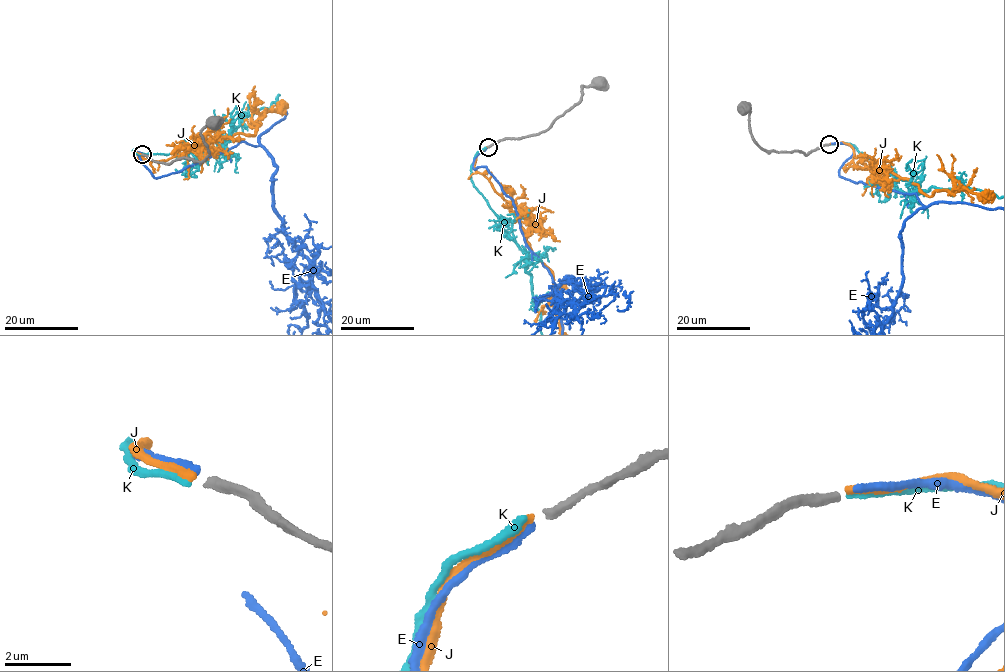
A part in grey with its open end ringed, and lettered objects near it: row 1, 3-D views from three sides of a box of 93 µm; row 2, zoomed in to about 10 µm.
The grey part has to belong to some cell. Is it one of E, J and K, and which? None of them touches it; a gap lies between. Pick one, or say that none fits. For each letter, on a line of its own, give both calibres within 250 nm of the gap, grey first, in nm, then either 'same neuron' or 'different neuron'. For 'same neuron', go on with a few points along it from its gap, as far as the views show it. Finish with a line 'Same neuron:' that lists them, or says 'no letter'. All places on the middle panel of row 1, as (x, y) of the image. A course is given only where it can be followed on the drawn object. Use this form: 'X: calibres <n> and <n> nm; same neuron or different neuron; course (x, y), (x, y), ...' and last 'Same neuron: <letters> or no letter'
E: calibres 280 and 240 nm; different neuron
J: calibres 280 and 240 nm; different neuron
K: calibres 280 and 200 nm; different neuron
Same neuron: no letter

